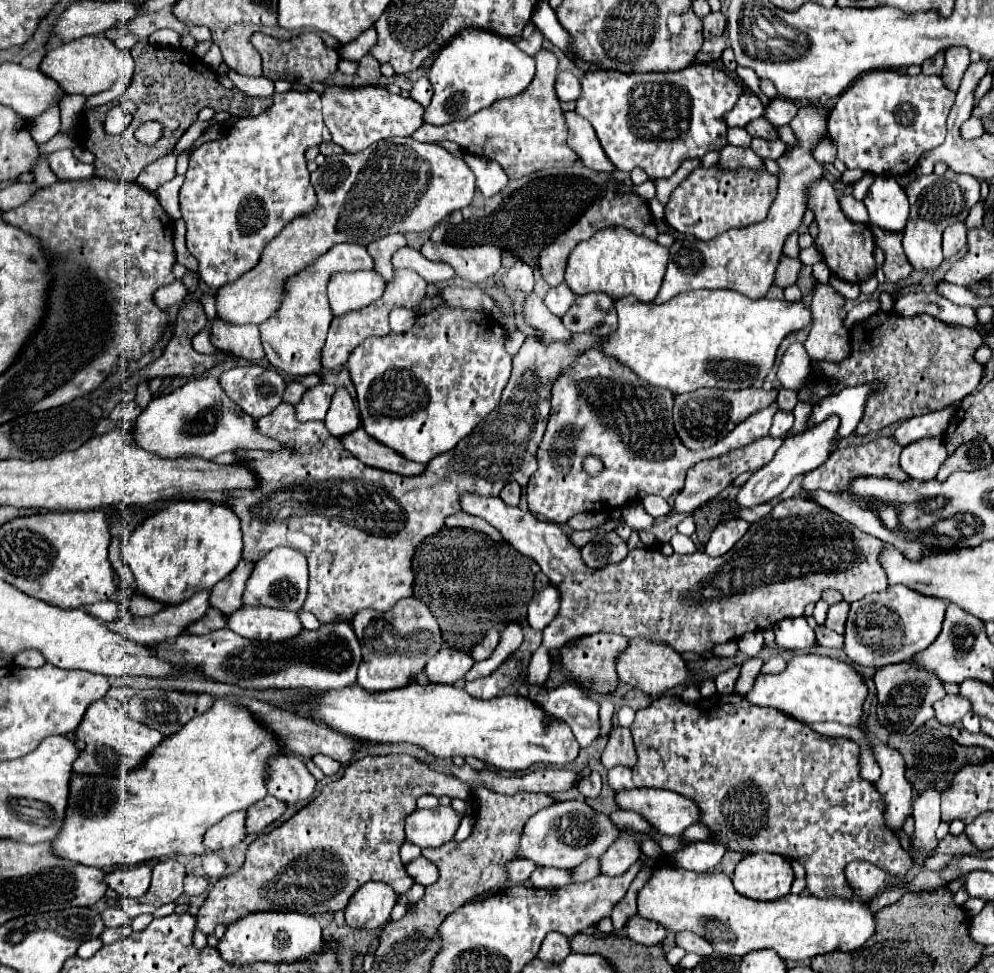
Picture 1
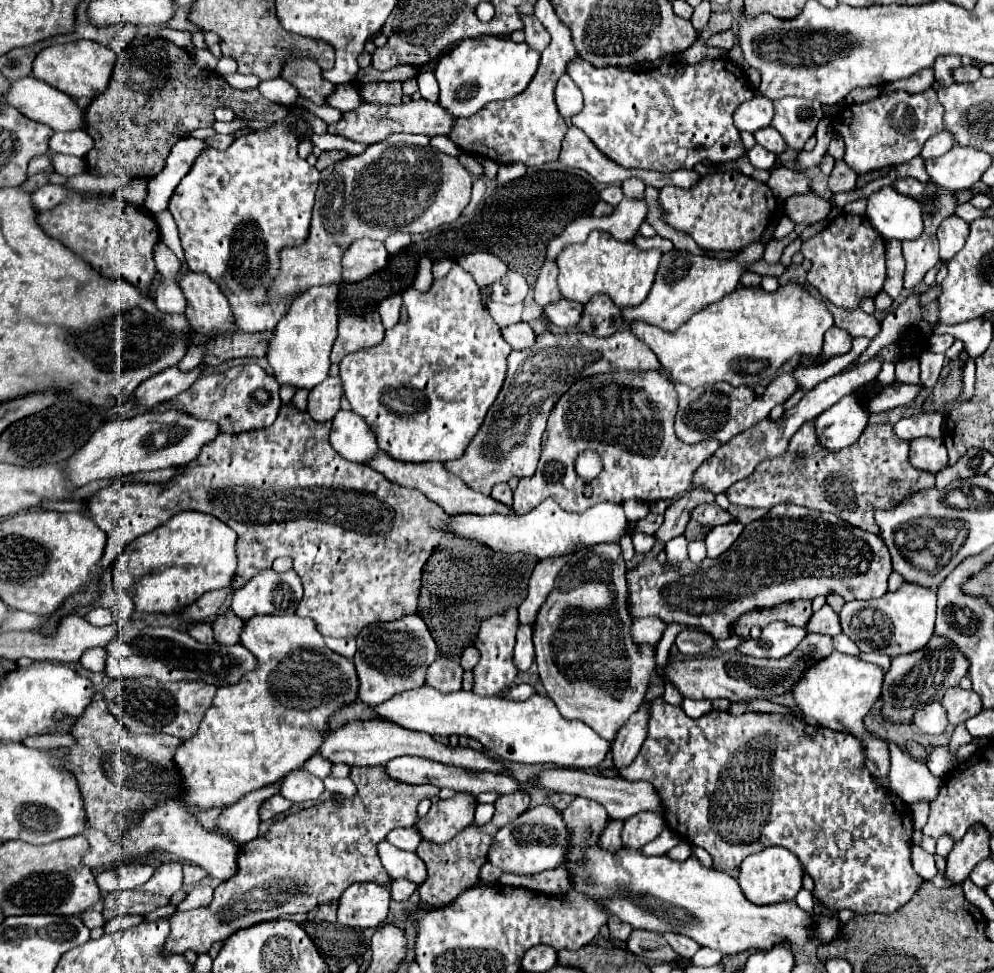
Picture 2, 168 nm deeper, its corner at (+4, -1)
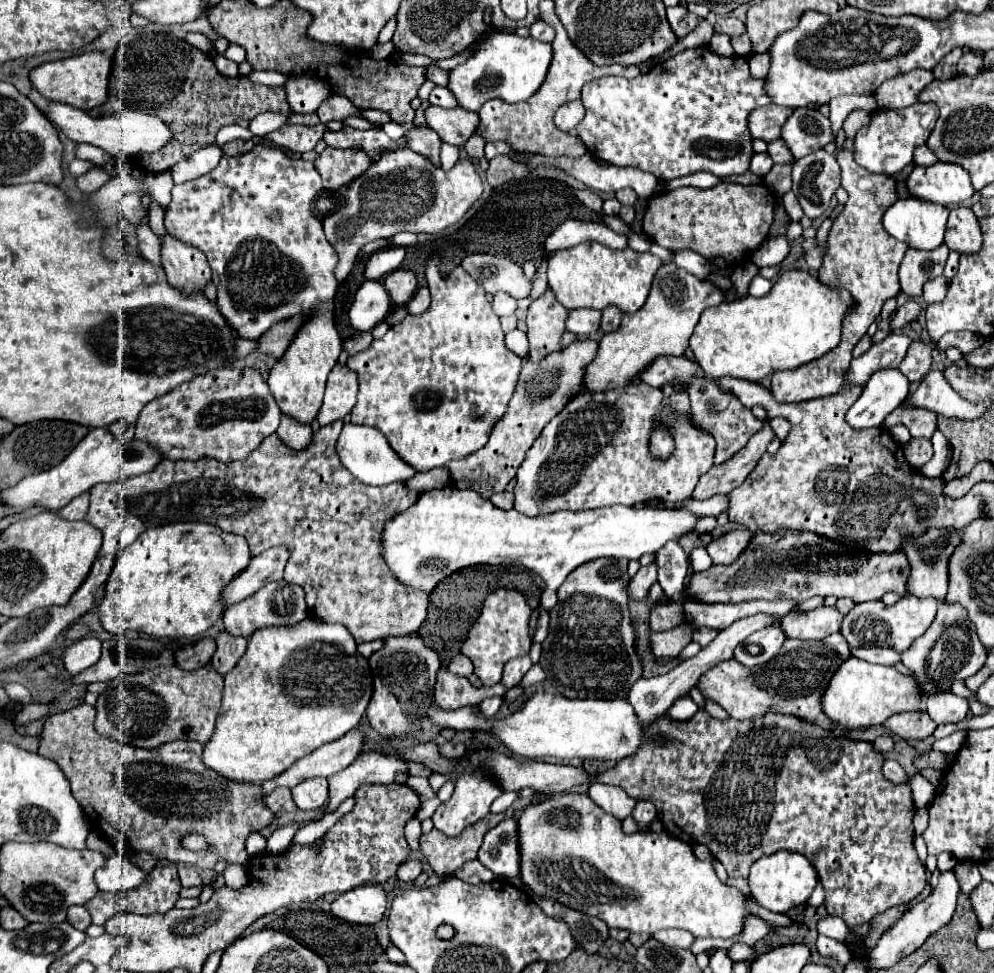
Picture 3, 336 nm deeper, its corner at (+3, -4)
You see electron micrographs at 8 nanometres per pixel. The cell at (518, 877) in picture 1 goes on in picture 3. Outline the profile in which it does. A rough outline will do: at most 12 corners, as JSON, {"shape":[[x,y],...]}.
{"shape":[[468,861],[456,875],[478,885],[496,879],[482,863]]}

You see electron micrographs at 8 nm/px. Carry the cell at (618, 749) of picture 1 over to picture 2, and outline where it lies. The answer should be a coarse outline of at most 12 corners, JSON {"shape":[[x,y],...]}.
{"shape":[[619,544],[577,552],[533,624],[565,718],[609,742],[645,700]]}

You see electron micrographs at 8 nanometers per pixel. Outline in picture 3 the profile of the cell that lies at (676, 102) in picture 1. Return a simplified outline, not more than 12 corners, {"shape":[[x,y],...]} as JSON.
{"shape":[[686,49],[582,87],[588,151],[660,181],[748,171],[748,61]]}

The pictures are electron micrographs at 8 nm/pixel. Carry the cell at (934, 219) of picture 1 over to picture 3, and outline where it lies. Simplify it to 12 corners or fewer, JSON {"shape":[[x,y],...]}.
{"shape":[[946,247],[908,249],[900,265],[900,287],[922,295],[928,279],[942,275]]}

